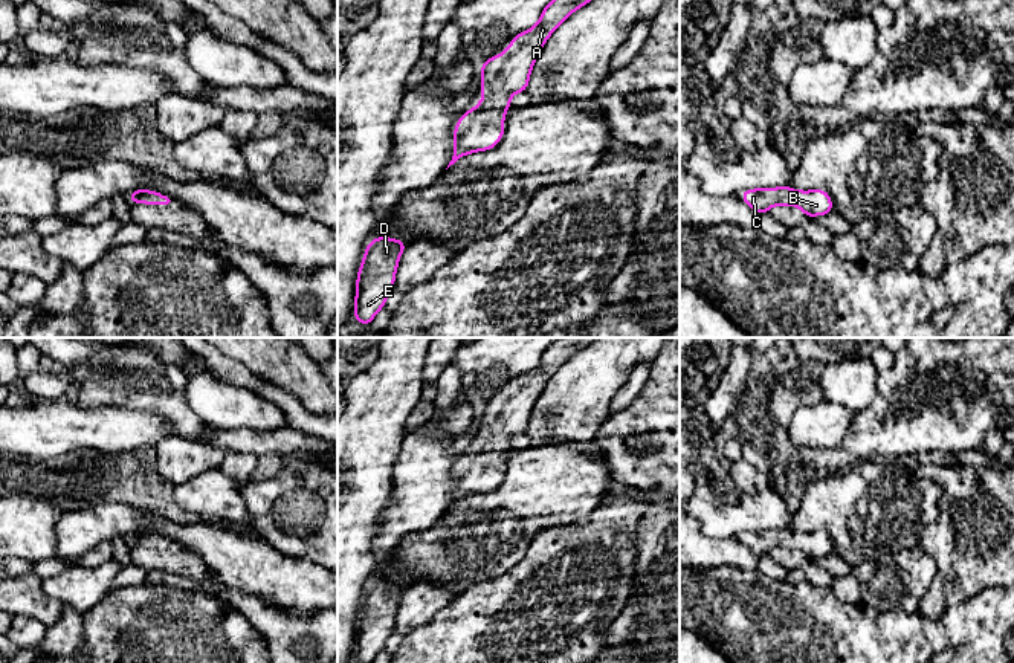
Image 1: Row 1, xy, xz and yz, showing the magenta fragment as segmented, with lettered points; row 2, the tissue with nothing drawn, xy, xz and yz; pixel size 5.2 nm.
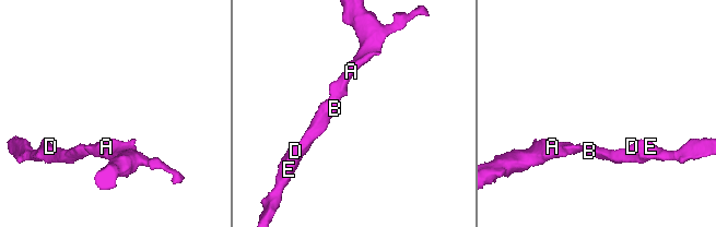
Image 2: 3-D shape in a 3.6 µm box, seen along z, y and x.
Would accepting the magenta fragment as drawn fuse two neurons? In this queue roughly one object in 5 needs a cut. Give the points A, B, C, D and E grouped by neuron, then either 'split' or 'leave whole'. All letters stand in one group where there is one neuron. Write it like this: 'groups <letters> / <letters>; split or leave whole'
groups A B C D E; leave whole

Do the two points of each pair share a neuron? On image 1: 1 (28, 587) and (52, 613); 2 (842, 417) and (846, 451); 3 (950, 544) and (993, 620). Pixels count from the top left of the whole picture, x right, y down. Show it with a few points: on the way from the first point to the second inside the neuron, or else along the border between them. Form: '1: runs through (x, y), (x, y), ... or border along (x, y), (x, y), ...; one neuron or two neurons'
1: runs through (32, 593), (46, 607); one neuron
2: border along (854, 414), (849, 430), (839, 445), (811, 449); two neurons
3: border along (997, 585), (968, 596), (947, 611); two neurons

